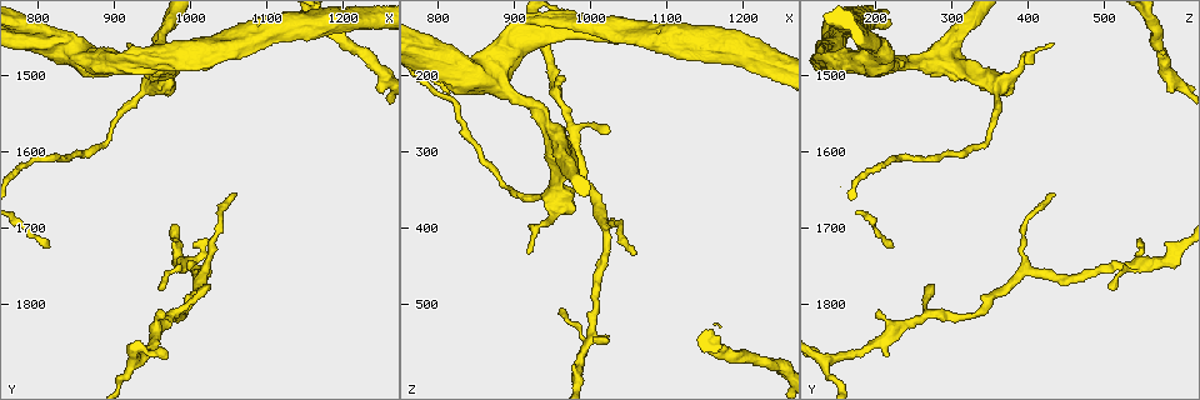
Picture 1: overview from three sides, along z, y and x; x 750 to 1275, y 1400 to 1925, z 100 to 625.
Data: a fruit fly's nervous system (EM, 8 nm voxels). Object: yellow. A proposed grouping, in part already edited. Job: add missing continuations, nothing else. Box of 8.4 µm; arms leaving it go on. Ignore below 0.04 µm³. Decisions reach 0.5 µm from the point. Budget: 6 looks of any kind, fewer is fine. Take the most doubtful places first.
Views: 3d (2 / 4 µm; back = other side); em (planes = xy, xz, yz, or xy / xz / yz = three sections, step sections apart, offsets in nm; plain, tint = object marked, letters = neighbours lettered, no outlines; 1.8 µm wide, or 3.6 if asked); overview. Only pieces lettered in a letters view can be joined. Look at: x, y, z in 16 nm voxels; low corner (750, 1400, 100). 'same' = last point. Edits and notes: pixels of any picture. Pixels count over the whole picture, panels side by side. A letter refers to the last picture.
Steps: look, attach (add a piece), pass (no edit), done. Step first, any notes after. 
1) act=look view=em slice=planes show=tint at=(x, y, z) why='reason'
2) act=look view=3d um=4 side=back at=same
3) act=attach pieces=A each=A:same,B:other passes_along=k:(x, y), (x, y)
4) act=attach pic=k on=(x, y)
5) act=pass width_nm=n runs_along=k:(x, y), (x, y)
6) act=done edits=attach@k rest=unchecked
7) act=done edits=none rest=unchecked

act=look view=3d um=4 at=(1020, 1775, 280) why='an open end'

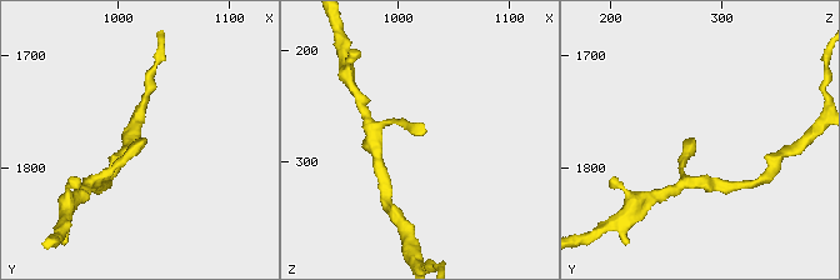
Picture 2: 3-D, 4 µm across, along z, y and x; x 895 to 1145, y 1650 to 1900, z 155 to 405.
act=look view=em slice=planes show=letters at=(1022, 1772, 278)

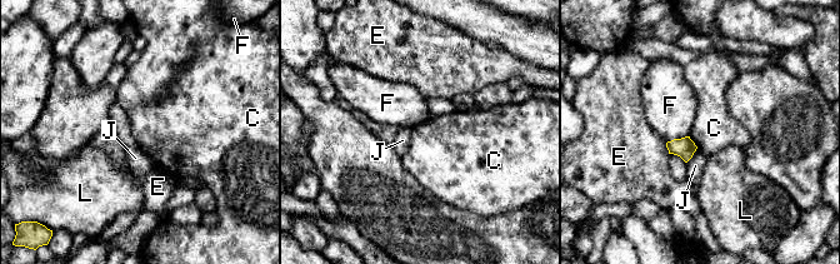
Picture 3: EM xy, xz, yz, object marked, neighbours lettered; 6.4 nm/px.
act=pass each=C:other,E:other,F:other,J:other,L:other border=3:(689, 135), (698, 148) found='none of them fits'

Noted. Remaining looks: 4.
act=look view=em slice=xy step=16 show=tint at=(1055, 1655, 435)

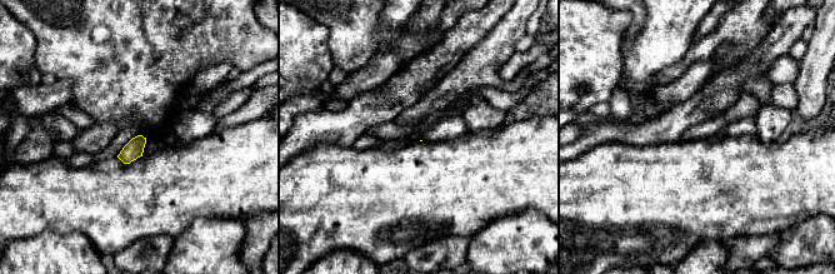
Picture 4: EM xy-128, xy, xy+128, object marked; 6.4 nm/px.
act=look view=em slice=planes show=letters at=same why='cut it another way'

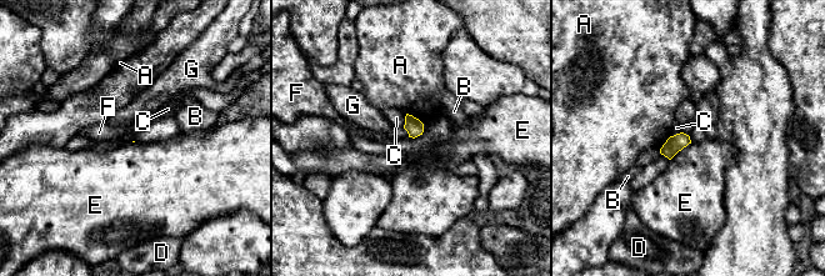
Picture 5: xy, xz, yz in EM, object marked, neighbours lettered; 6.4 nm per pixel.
act=pass each=A:other,B:other,C:other,D:other,E:other,F:other,G:other border=5:(424, 125), (419, 135), (409, 138) found='none of them fits'

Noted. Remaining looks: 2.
act=look view=em slice=yz step=4 show=tint at=(915, 1460, 430) why='an open end'

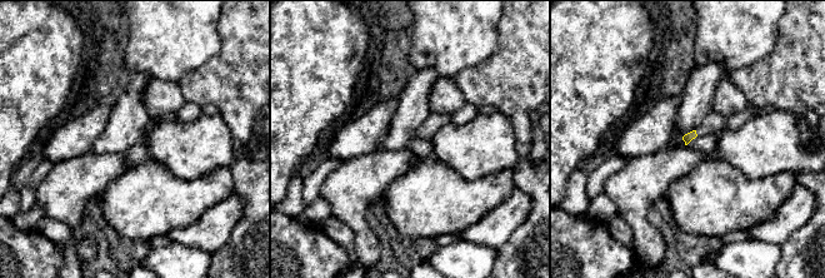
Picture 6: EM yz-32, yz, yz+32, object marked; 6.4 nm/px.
act=look view=em slice=planes show=letters at=same why='cut it another way'

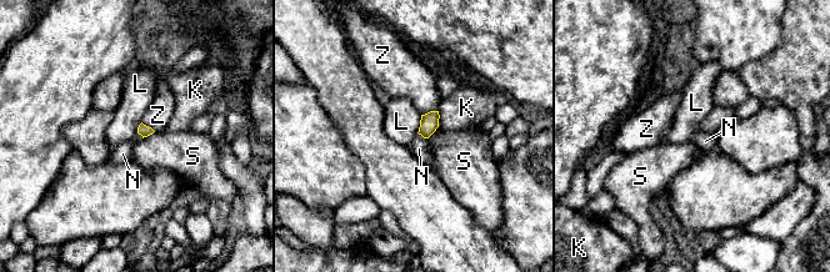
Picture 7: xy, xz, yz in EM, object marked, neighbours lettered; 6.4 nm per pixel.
act=pass width_nm=80 each=K:other,L:other,N:other,S:other,Z:other border=7:(421, 115), (416, 132) found='none of them fits'

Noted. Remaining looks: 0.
act=done edits=none rest=unchecked

